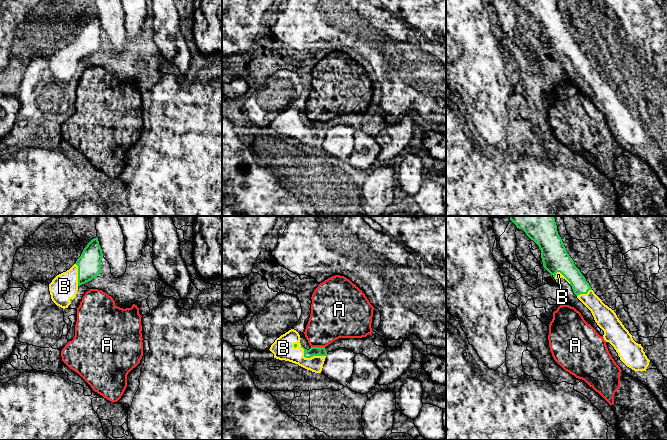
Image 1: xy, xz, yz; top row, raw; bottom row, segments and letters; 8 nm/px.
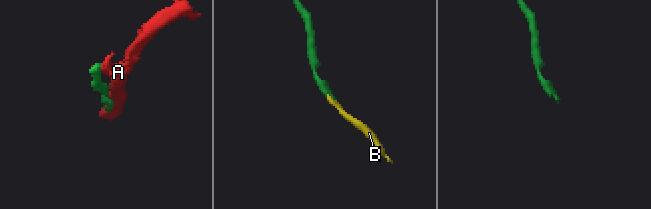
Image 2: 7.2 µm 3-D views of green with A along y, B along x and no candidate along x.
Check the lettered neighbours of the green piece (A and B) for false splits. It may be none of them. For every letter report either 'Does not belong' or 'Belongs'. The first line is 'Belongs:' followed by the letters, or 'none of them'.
Belongs: B
A: Does not belong
B: Belongs

